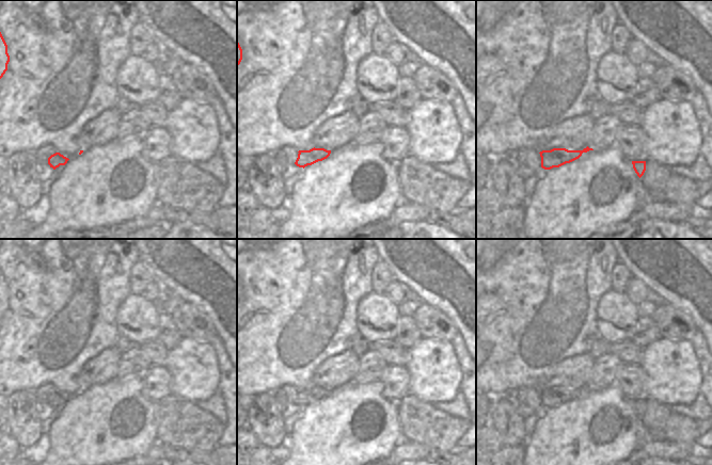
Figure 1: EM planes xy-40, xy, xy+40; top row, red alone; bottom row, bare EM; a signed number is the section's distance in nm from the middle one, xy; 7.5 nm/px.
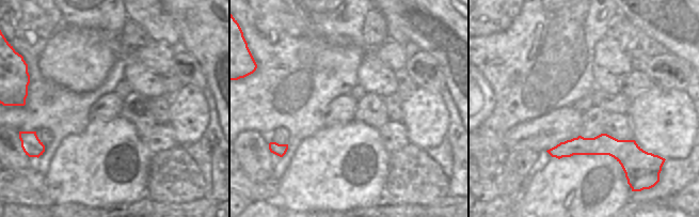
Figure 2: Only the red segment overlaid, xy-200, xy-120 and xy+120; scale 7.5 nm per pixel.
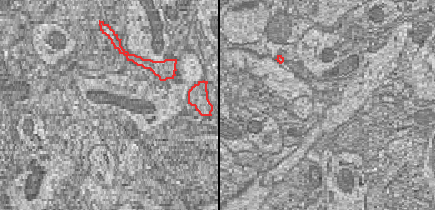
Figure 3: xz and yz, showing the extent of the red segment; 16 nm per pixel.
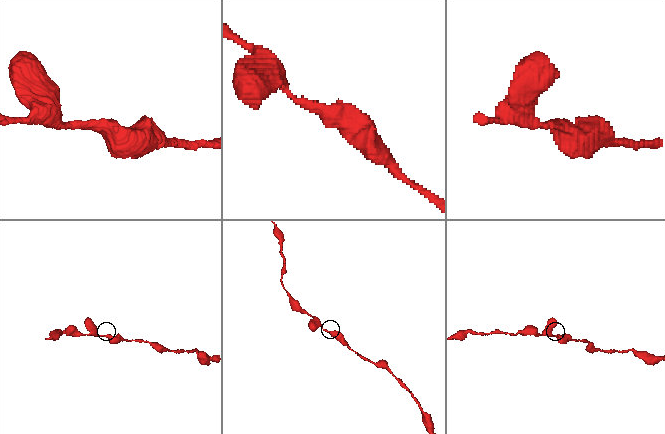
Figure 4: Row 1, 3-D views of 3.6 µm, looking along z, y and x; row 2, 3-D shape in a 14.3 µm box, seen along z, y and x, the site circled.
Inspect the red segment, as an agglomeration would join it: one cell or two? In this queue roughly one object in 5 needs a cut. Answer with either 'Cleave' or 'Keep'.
Keep.

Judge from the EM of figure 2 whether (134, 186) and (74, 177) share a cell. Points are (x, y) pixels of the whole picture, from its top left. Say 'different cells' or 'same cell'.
same cell

